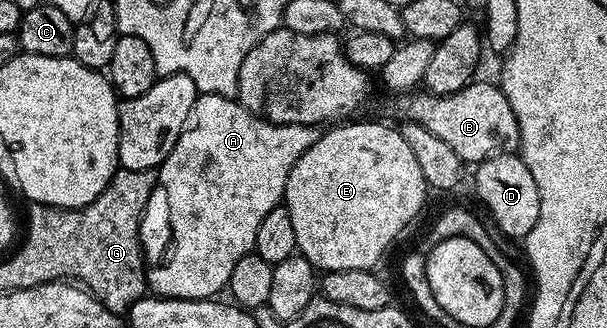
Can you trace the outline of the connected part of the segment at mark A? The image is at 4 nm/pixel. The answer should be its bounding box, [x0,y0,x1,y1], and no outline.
[147,93,322,301]

